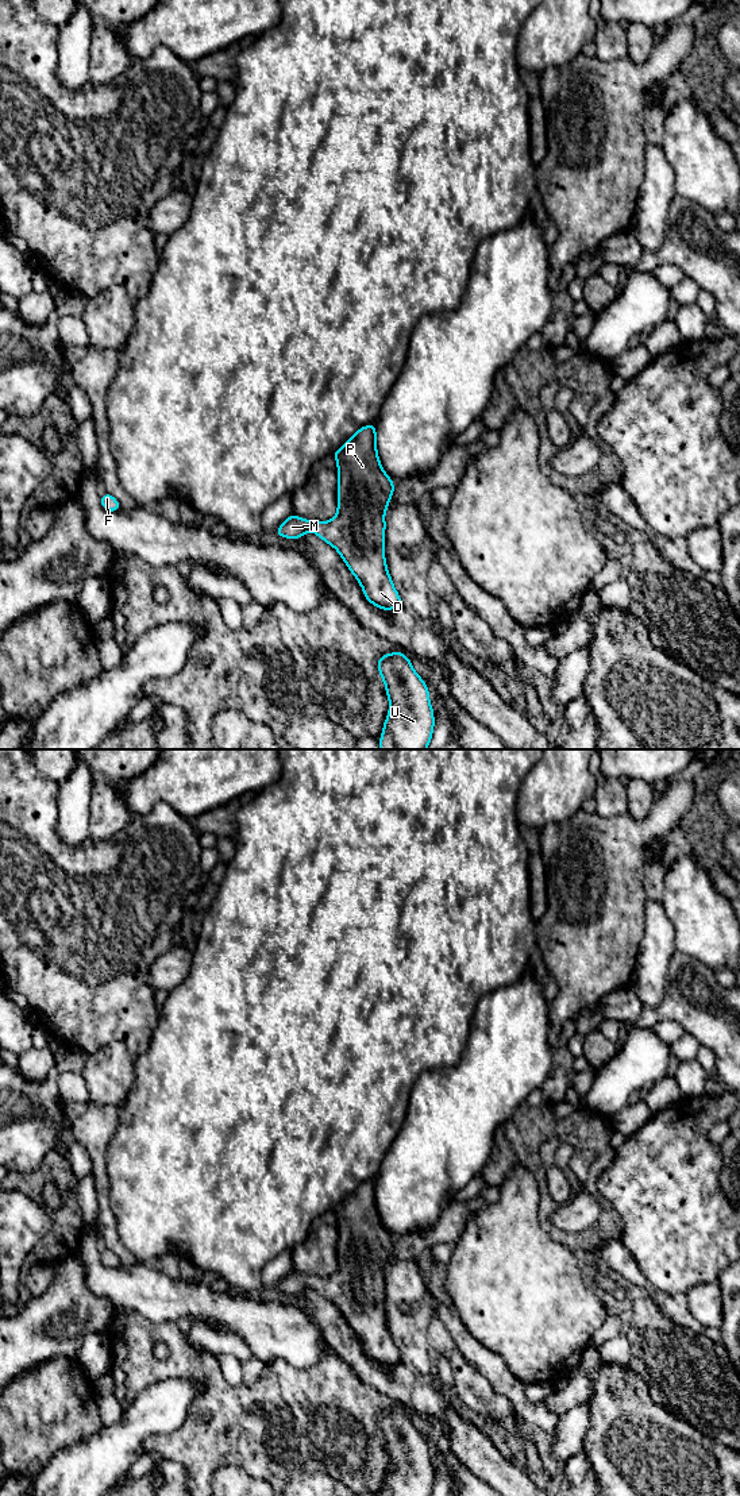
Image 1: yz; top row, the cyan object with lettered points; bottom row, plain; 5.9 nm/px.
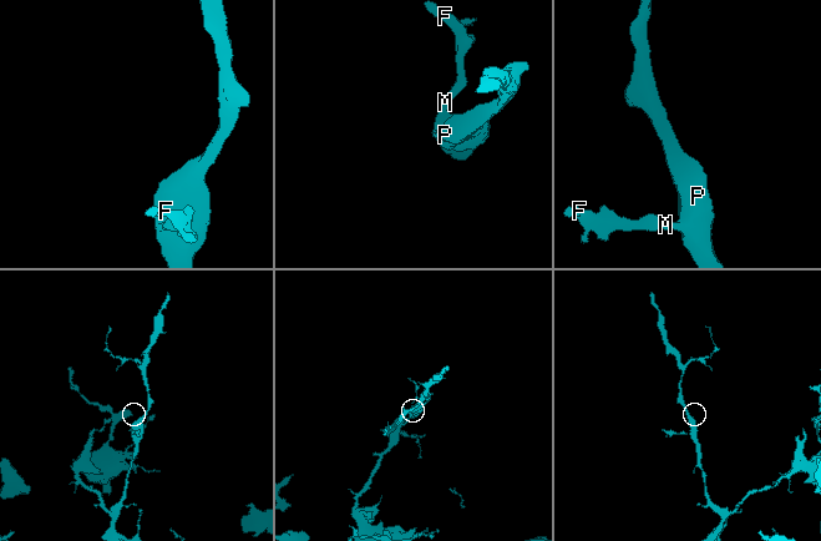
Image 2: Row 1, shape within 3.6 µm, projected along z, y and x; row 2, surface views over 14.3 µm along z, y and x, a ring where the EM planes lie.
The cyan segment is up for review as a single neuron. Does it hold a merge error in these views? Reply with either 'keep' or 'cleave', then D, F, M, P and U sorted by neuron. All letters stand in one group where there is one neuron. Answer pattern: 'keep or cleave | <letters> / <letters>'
keep | D F M P U

